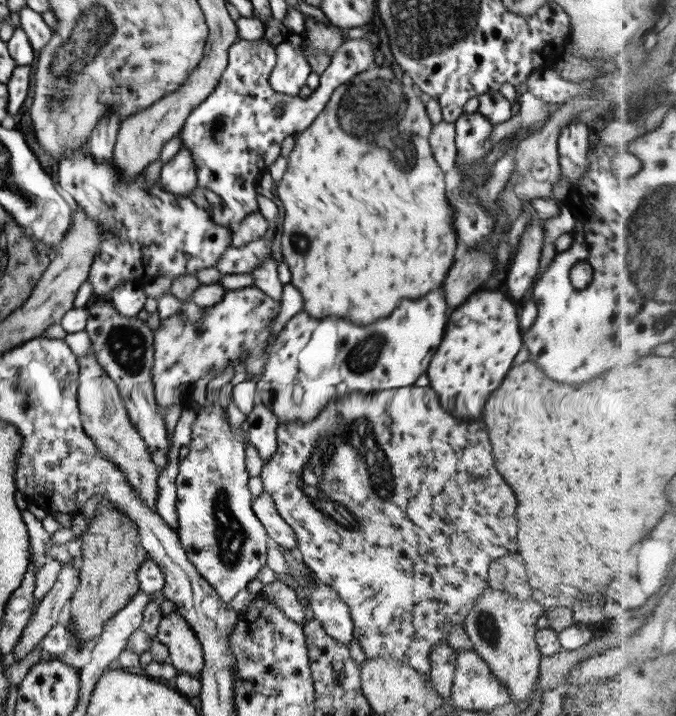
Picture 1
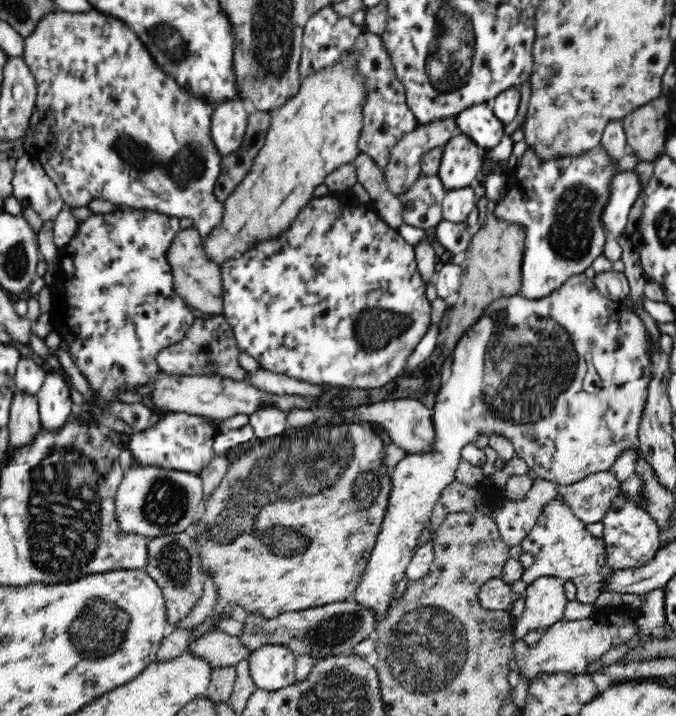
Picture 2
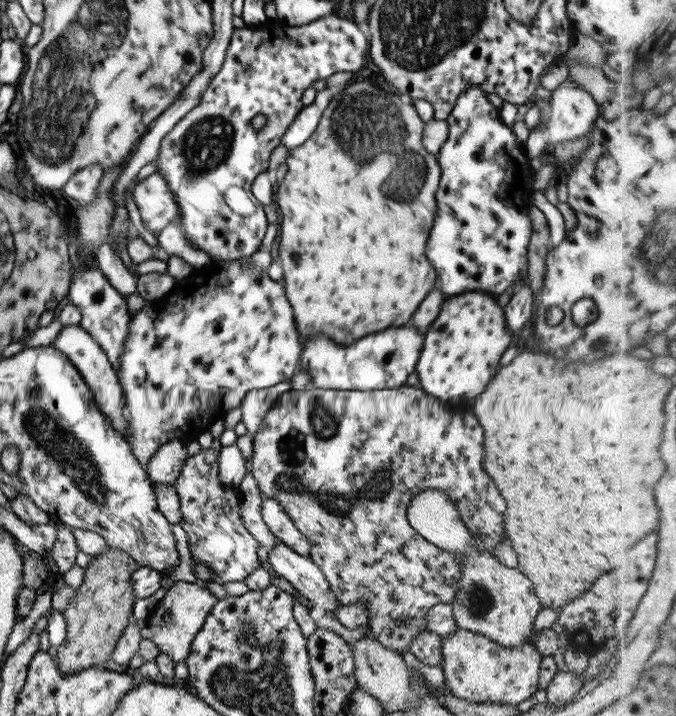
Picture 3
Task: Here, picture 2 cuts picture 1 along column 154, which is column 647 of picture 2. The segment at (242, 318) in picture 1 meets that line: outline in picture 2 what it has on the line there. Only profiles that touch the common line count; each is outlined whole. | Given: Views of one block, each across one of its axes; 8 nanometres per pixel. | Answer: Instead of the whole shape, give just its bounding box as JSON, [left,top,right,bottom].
[351,273,660,620]

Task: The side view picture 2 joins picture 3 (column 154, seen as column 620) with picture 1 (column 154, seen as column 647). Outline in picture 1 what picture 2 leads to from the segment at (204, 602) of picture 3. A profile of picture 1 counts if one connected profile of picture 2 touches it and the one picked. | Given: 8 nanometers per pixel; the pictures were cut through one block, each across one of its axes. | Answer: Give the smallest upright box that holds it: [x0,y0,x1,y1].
[153,609,203,675]

